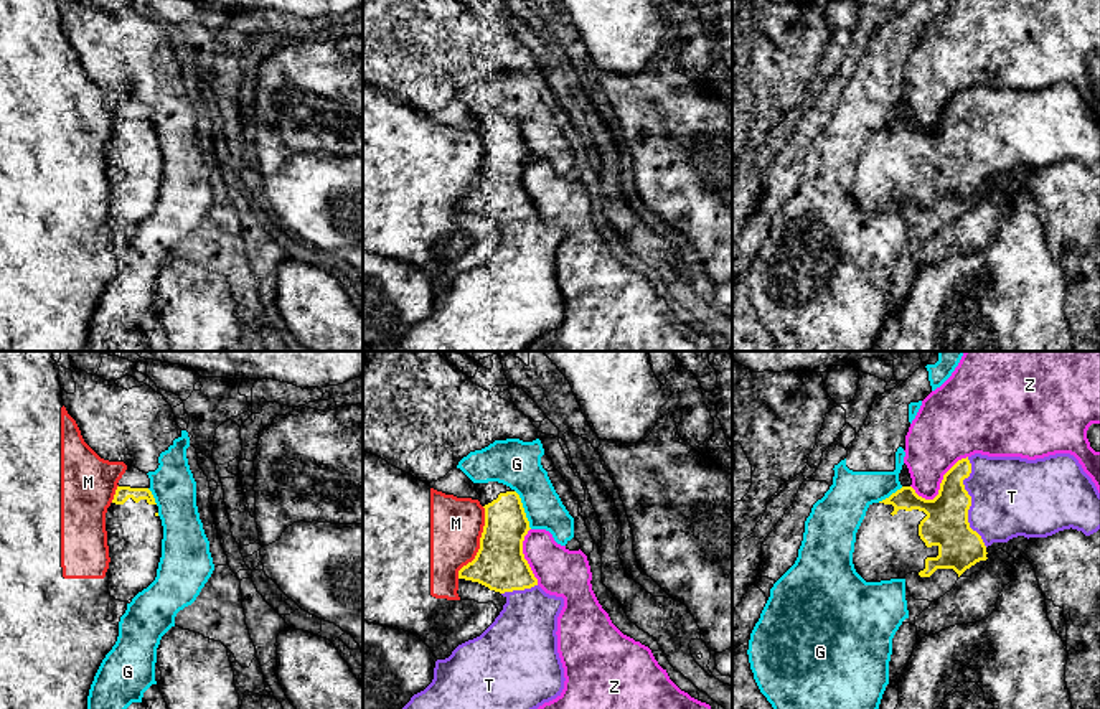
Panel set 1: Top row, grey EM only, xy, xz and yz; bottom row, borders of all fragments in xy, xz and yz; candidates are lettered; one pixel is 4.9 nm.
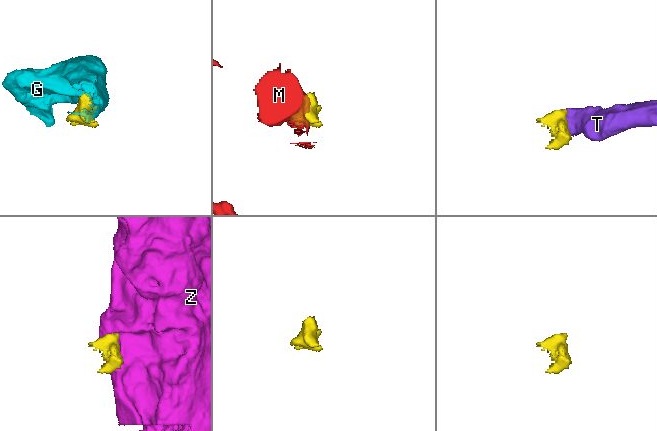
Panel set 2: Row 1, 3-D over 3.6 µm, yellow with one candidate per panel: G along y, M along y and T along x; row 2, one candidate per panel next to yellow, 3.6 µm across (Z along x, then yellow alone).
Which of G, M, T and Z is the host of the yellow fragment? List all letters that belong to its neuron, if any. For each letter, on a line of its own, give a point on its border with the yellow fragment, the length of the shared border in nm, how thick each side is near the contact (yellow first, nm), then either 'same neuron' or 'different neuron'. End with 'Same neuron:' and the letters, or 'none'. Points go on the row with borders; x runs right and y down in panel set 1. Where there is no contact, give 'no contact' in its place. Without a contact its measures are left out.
G: xz (523, 510) | 200 nm | 220/240 nm | different neuron
M: xz (480, 543) | 380 nm | 240/260 nm | different neuron
T: yz (970, 502) | 460 nm | 220/380 nm | same neuron
Z: yz (940, 487) | 320 nm | 220/300 nm | different neuron
Same neuron: T

